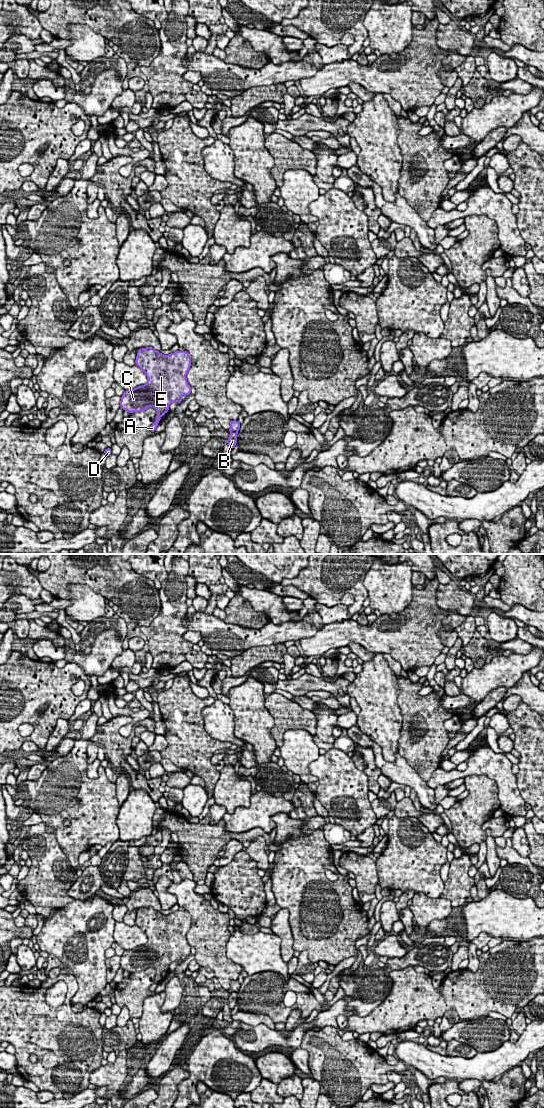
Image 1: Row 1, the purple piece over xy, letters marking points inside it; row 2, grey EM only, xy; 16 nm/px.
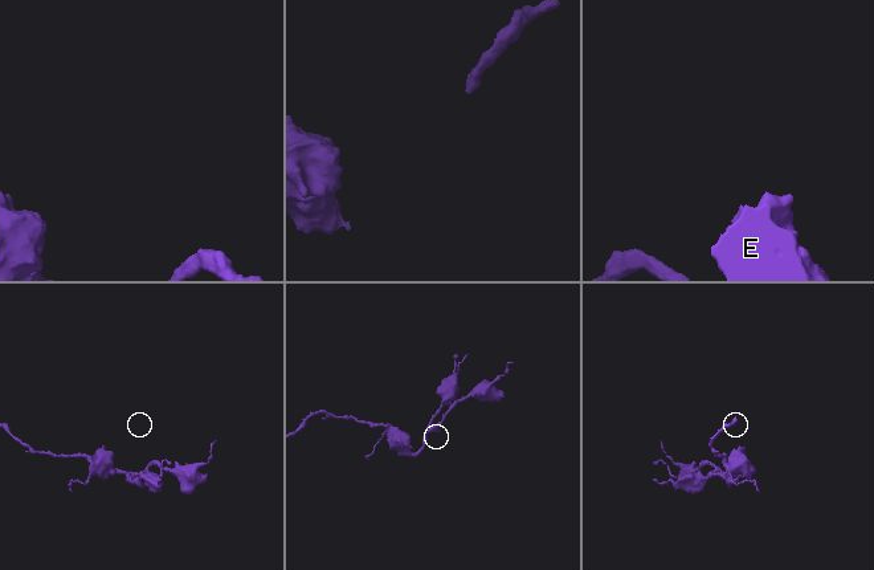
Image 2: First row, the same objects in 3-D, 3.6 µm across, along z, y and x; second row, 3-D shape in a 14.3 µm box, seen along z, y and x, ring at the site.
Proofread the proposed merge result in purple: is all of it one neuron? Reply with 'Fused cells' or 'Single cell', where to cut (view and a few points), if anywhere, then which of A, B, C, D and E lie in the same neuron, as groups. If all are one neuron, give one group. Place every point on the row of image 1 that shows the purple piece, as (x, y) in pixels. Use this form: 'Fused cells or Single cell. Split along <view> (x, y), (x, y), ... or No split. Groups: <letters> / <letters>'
Fused cells. Split along xy (231, 431), (236, 432). Groups: A C D E / B

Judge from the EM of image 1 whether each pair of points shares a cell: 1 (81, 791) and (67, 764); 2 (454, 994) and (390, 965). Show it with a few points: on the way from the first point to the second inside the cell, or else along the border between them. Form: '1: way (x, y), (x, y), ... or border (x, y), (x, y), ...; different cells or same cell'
1: way (78, 784), (67, 771); same cell
2: border (412, 965), (392, 970), (389, 973); different cells

